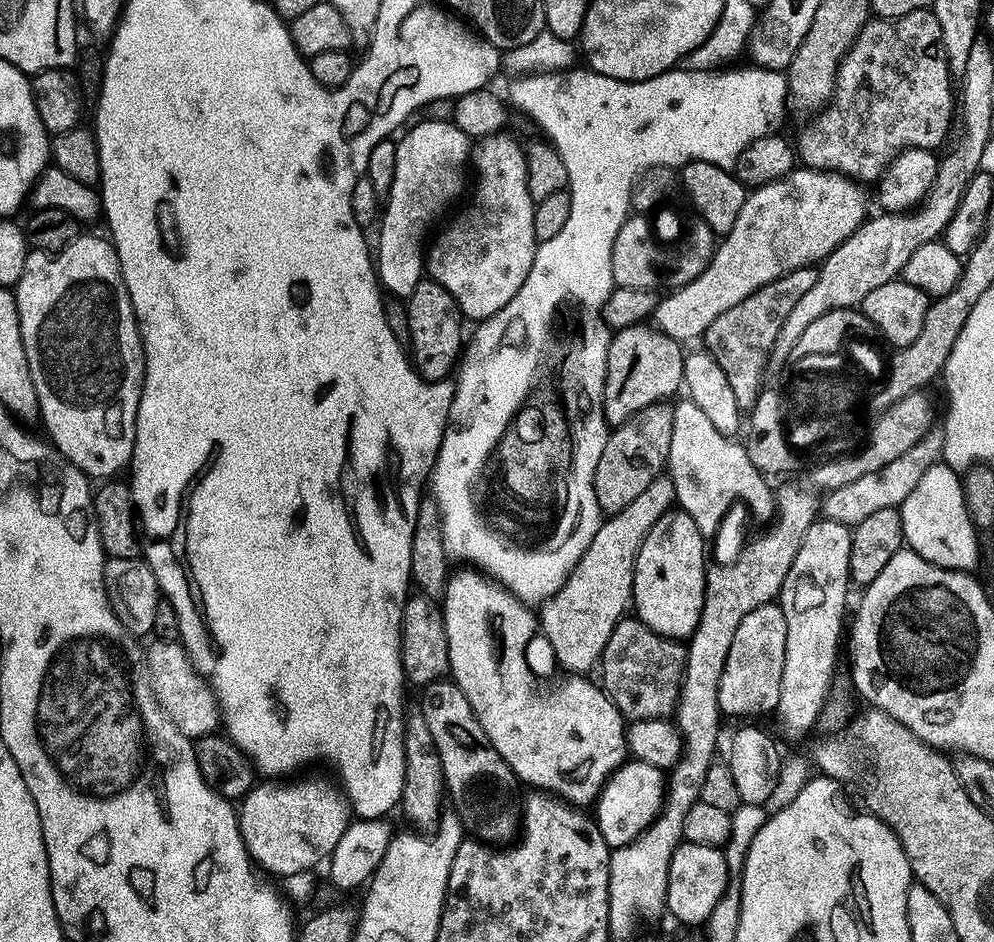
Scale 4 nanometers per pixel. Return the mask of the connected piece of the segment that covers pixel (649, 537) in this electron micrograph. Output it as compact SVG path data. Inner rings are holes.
M669 510L654 522L638 550L631 603L639 620L659 636L688 638L699 624L705 596L704 544L706 538L690 514Z

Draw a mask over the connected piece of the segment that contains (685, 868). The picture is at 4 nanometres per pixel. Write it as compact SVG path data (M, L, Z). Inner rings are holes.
M681 842L670 858L667 915L684 924L703 925L714 906L718 906L718 898L722 898L727 885L726 858L719 847Z

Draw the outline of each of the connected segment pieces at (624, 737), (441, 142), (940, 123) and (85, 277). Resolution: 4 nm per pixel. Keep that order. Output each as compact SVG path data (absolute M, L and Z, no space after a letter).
M468 570L472 572L460 572L451 577L448 581L447 588L444 589L442 597L442 611L444 614L444 625L446 626L446 638L450 646L450 676L455 680L456 685L462 690L462 694L466 694L466 702L470 702L470 706L474 710L474 714L478 718L478 722L482 726L482 730L486 734L490 748L493 748L502 759L508 763L507 771L511 773L517 781L520 780L524 784L532 784L533 789L542 792L551 792L554 796L568 801L569 804L577 806L588 806L595 801L600 795L600 791L604 789L607 780L616 773L616 769L629 759L628 750L628 730L626 727L626 718L620 712L620 707L612 699L608 697L608 693L604 691L599 683L591 684L588 678L580 674L572 674L561 682L557 688L540 688L540 684L536 681L536 676L532 673L532 668L528 665L528 643L532 640L532 635L538 632L538 616L529 605L523 600L519 600L514 593L508 591L503 584L489 578L485 573L479 570Z
M423 118L405 136L396 140L394 158L394 182L382 204L382 215L378 220L380 237L374 240L374 267L379 283L385 293L393 292L400 298L407 298L418 286L426 272L426 243L424 235L428 227L436 220L436 215L464 188L464 167L470 164L470 137L468 137L451 119L429 120Z
M923 8L922 10L914 10L914 14L902 14L902 18L894 18L893 20L882 20L879 18L869 19L868 23L865 24L864 28L861 29L856 35L856 40L850 47L848 47L848 53L842 58L842 62L838 66L836 71L836 89L832 91L832 99L828 101L819 111L811 117L812 120L804 129L800 132L800 148L798 144L798 156L801 161L807 167L814 168L822 172L841 172L844 176L849 176L850 179L857 182L865 182L864 180L872 180L872 182L879 181L880 177L883 176L885 168L888 167L888 163L897 156L899 152L903 152L905 148L931 148L933 150L939 149L939 144L943 142L948 136L948 127L952 124L952 110L954 114L954 86L952 90L952 83L954 83L953 77L950 75L948 70L948 59L946 58L946 50L942 46L942 26L938 26L938 18L934 18L934 14L929 9Z
M77 235L76 239L58 252L29 251L26 266L22 270L22 278L15 286L18 318L22 326L22 346L26 346L26 362L30 362L30 378L34 378L34 390L38 390L40 403L40 420L48 433L47 439L70 461L75 468L83 470L85 476L95 478L112 478L120 471L127 469L132 463L132 451L136 445L136 419L140 395L144 385L144 347L140 341L140 331L136 325L136 315L130 302L130 294L126 290L126 282L120 273L120 263L116 250L103 235Z

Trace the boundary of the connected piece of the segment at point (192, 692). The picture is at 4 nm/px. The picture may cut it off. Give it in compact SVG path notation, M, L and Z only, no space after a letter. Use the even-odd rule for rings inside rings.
M157 639L156 644L147 645L146 668L150 673L152 689L156 692L164 713L178 726L178 730L189 738L211 736L221 727L222 709L216 694L200 671L192 665L184 645L170 640Z

